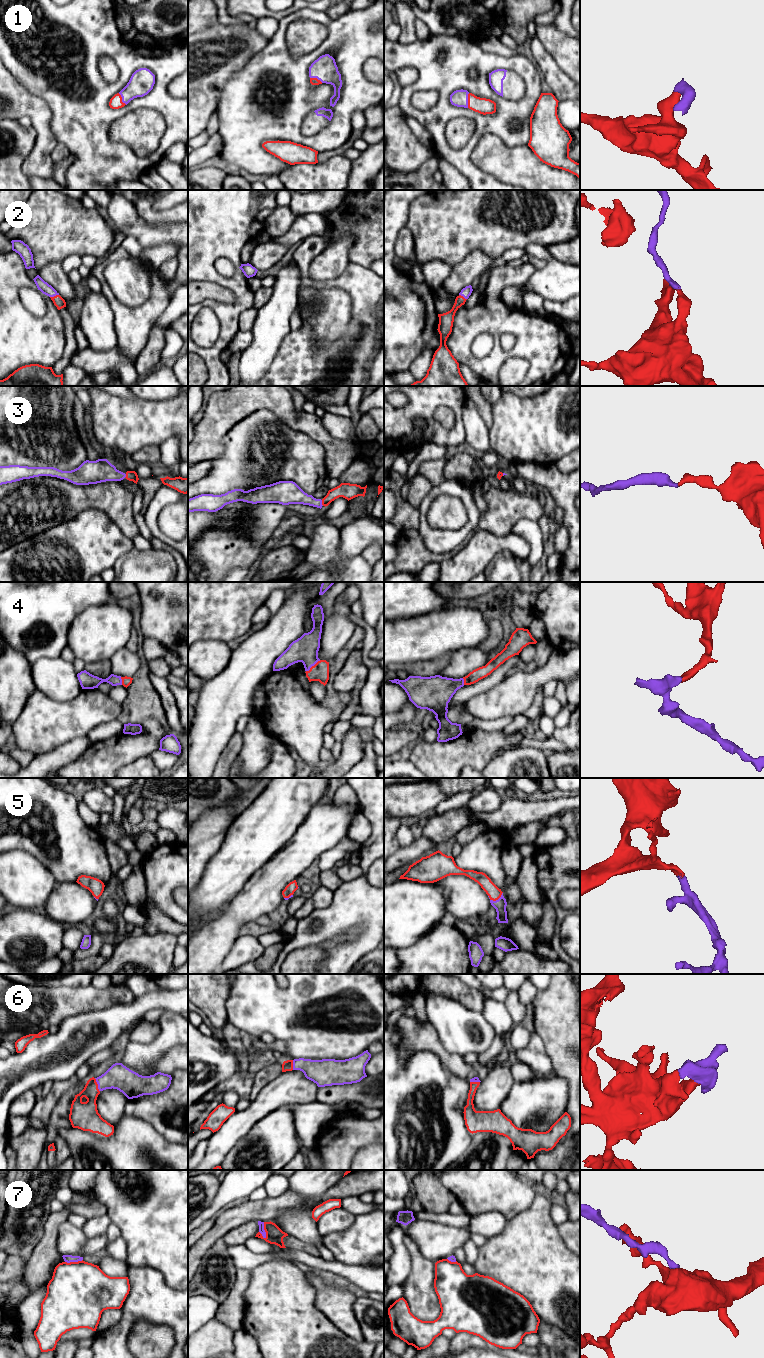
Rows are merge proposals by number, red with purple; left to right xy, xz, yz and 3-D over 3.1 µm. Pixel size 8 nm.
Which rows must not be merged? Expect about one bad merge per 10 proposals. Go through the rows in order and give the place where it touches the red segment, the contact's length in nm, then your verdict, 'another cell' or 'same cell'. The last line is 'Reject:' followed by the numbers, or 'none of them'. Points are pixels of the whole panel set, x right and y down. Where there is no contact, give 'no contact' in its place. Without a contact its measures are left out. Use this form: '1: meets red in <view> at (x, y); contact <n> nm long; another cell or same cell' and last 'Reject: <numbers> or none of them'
1: meets red in yz at (468, 100); contact 120 nm long; same cell
2: meets red in xy at (54, 296); contact 80 nm long; same cell
3: meets red in xz at (322, 503); contact 50 nm long; same cell
4: meets red in xz at (314, 665); contact 150 nm long; same cell
5: meets red in yz at (496, 899); contact 120 nm long; same cell
6: meets red in xy at (97, 1085); contact 120 nm long; same cell
7: meets red in xz at (264, 1229); contact 140 nm long; another cell
Reject: 7

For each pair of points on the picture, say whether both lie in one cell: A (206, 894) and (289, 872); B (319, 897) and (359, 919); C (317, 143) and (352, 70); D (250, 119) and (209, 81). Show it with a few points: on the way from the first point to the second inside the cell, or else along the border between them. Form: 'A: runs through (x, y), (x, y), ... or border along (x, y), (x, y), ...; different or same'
A: border along (261, 868), (250, 877), (243, 888), (229, 902); different
B: border along (333, 891), (332, 901), (326, 907), (315, 909); different
C: runs through (335, 126), (352, 99), (352, 88); same
D: border along (235, 73), (222, 88), (218, 106), (215, 110); different

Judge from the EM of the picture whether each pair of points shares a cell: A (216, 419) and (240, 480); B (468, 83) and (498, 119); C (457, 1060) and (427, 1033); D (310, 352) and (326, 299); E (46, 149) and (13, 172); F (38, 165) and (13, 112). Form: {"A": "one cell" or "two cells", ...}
{"A": "two cells", "B": "one cell", "C": "one cell", "D": "two cells", "E": "two cells", "F": "one cell"}

